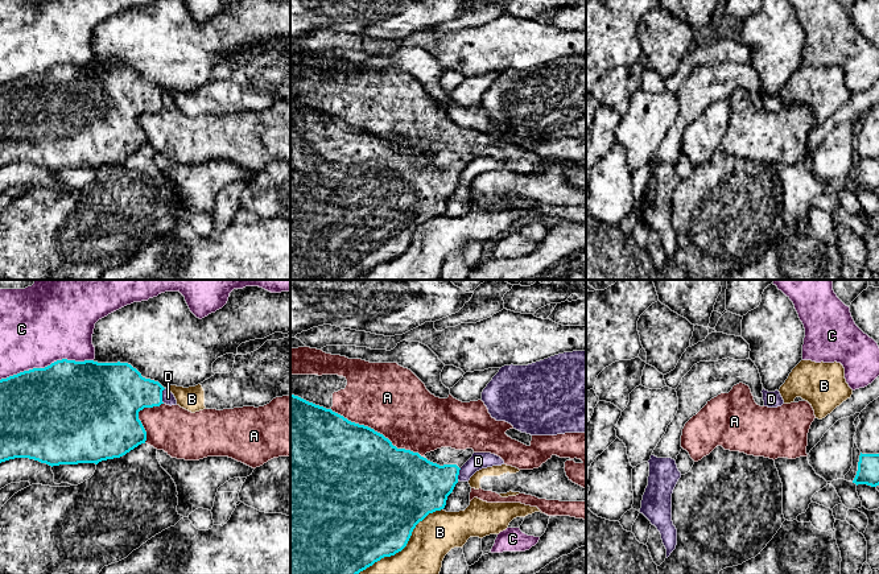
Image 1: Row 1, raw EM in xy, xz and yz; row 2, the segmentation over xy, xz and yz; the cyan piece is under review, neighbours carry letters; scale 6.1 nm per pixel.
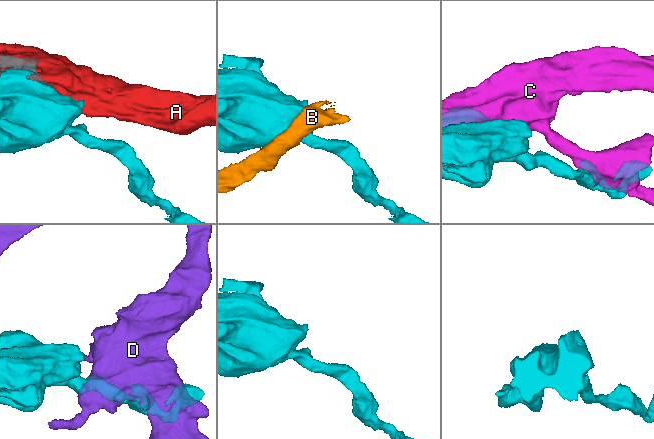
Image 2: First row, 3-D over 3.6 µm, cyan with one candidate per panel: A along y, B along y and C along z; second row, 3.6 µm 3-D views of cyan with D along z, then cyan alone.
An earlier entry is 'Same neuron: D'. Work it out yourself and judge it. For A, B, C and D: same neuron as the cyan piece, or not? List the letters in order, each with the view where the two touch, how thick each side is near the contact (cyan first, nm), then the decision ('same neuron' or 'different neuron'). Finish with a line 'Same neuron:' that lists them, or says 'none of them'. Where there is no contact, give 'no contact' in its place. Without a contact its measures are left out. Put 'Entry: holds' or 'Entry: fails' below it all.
A: xz | 500/420 nm | different neuron
B: xz | 480/320 nm | different neuron
C: xy | 500/440 nm | different neuron
D: xy | 320/80 nm | different neuron
Same neuron: none of them
Entry: fails

